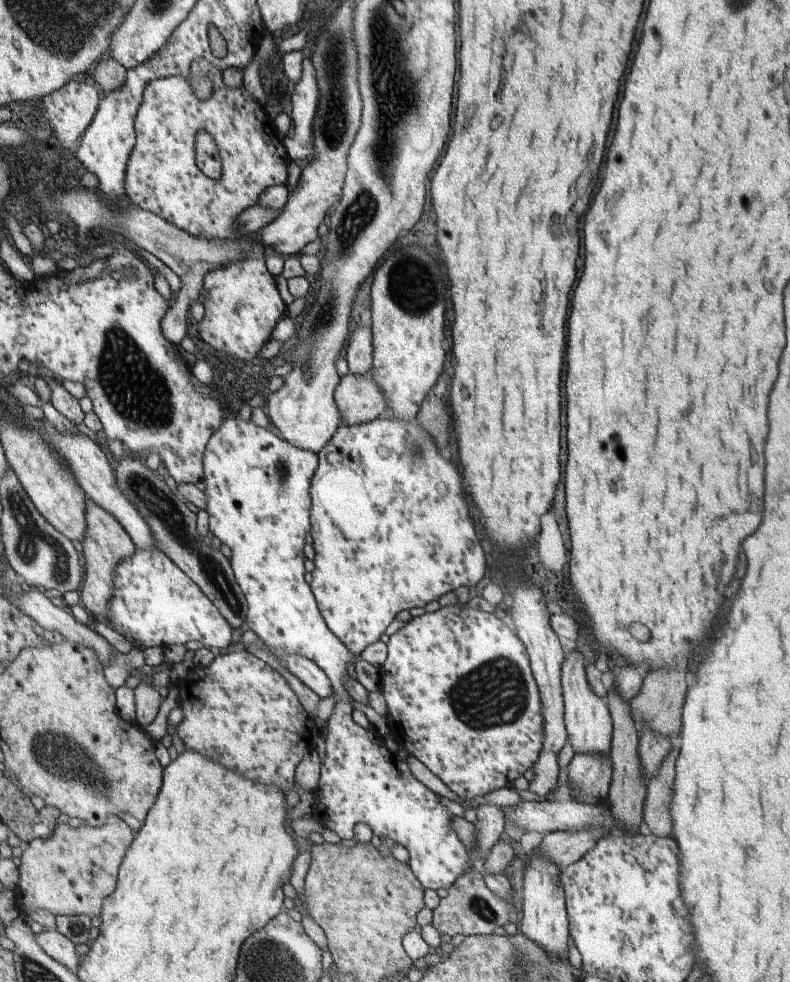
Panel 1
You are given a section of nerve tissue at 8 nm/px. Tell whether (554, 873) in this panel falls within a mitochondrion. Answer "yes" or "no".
no

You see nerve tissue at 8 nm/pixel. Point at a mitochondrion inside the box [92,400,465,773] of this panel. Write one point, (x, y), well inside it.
(156, 502)

